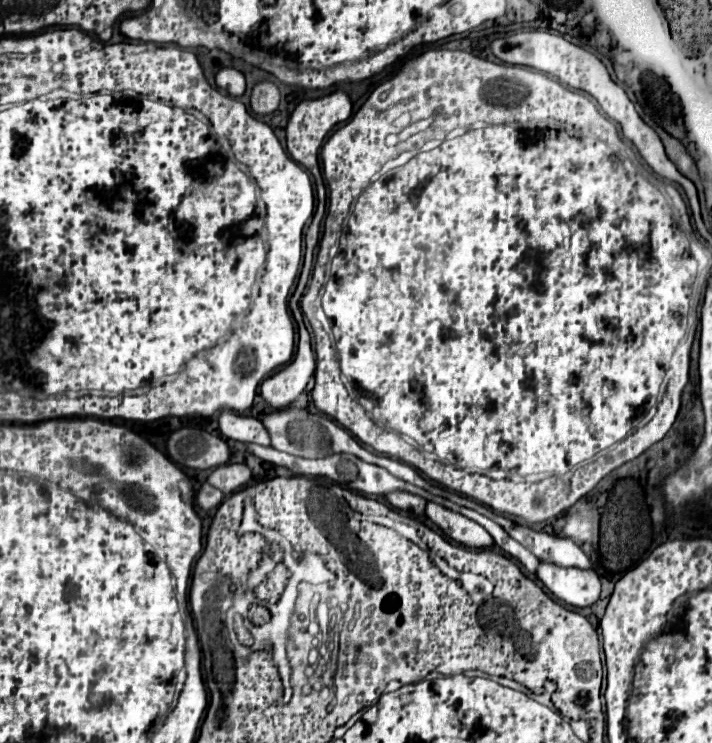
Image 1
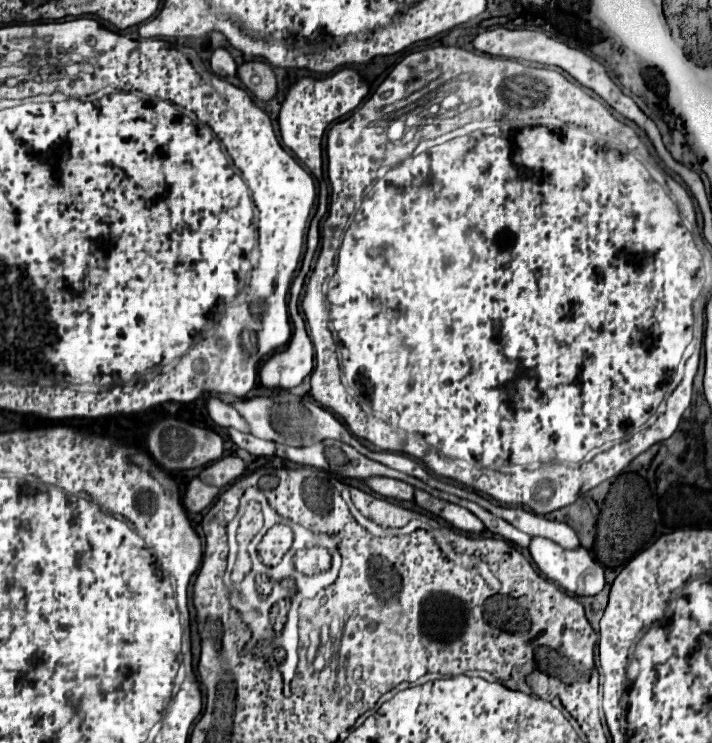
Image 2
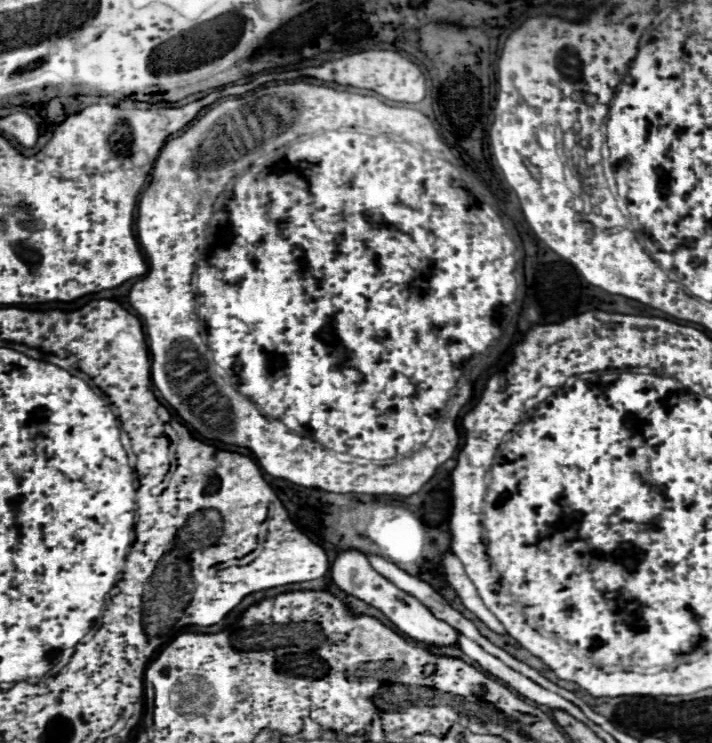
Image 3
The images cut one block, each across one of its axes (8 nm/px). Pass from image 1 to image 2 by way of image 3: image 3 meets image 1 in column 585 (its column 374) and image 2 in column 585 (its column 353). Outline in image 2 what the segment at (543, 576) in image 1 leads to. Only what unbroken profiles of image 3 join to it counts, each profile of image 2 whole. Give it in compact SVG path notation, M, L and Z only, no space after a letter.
M532 536L530 554L532 554L532 560L536 562L536 566L540 568L540 572L548 580L552 580L560 588L564 588L568 594L596 596L604 588L604 570L600 568L598 562L592 560L590 552L586 548L582 548L582 546L574 548L574 550L566 550L566 548L560 548L560 544L556 544L552 540L544 540L540 536Z

